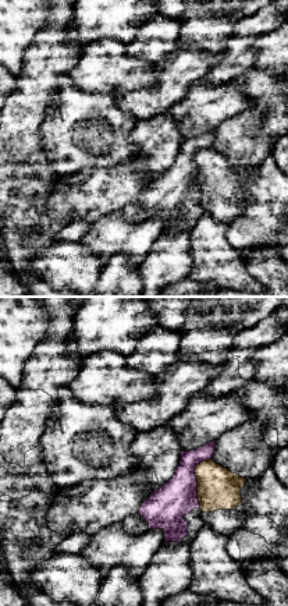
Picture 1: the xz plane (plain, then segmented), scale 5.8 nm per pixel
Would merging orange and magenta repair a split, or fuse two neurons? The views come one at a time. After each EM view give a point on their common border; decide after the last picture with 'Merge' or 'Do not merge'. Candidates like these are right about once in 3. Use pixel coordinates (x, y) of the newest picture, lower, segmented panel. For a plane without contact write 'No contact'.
Touches orange at (196, 478)

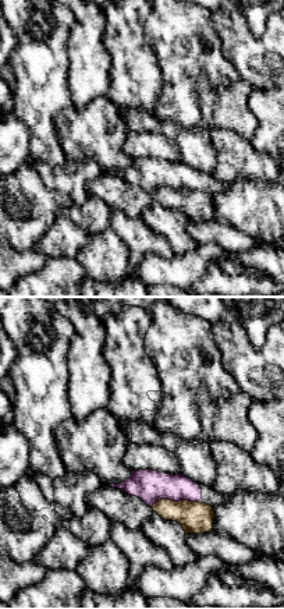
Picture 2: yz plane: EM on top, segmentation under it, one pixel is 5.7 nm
Touches orange at (173, 500)

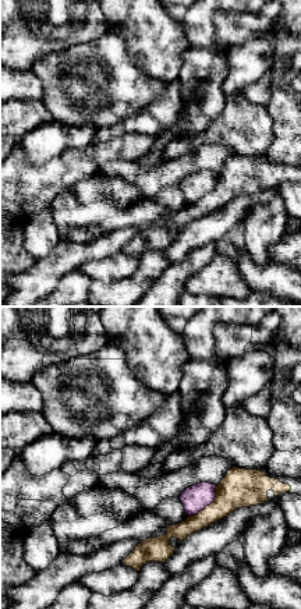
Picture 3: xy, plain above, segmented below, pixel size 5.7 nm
Touches orange at (206, 506)

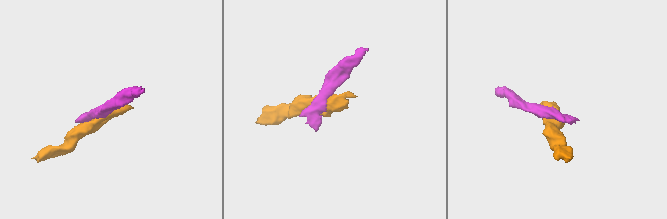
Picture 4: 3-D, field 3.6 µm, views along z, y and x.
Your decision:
Do not merge

